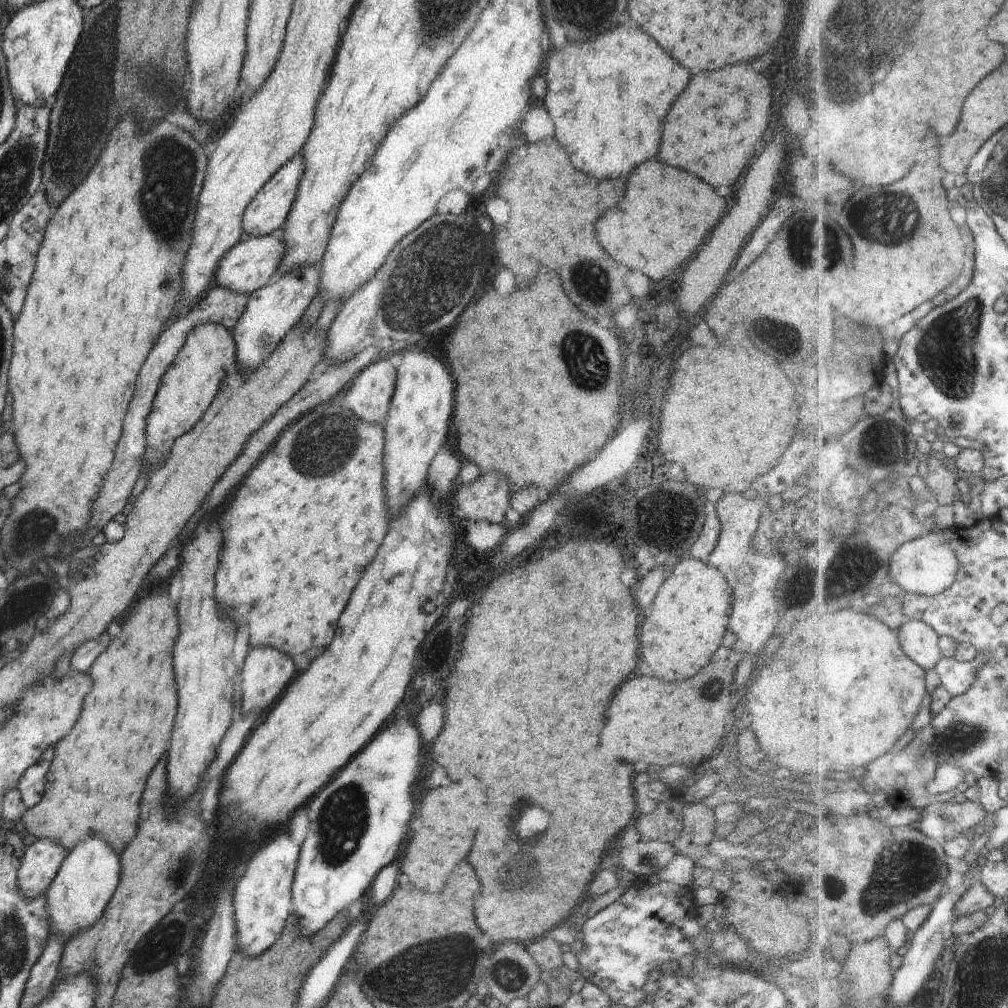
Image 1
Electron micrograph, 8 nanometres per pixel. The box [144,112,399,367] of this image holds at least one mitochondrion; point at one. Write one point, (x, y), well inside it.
(165, 285)

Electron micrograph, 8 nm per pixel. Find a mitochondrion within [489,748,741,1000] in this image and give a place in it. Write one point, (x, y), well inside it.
(508, 972)

